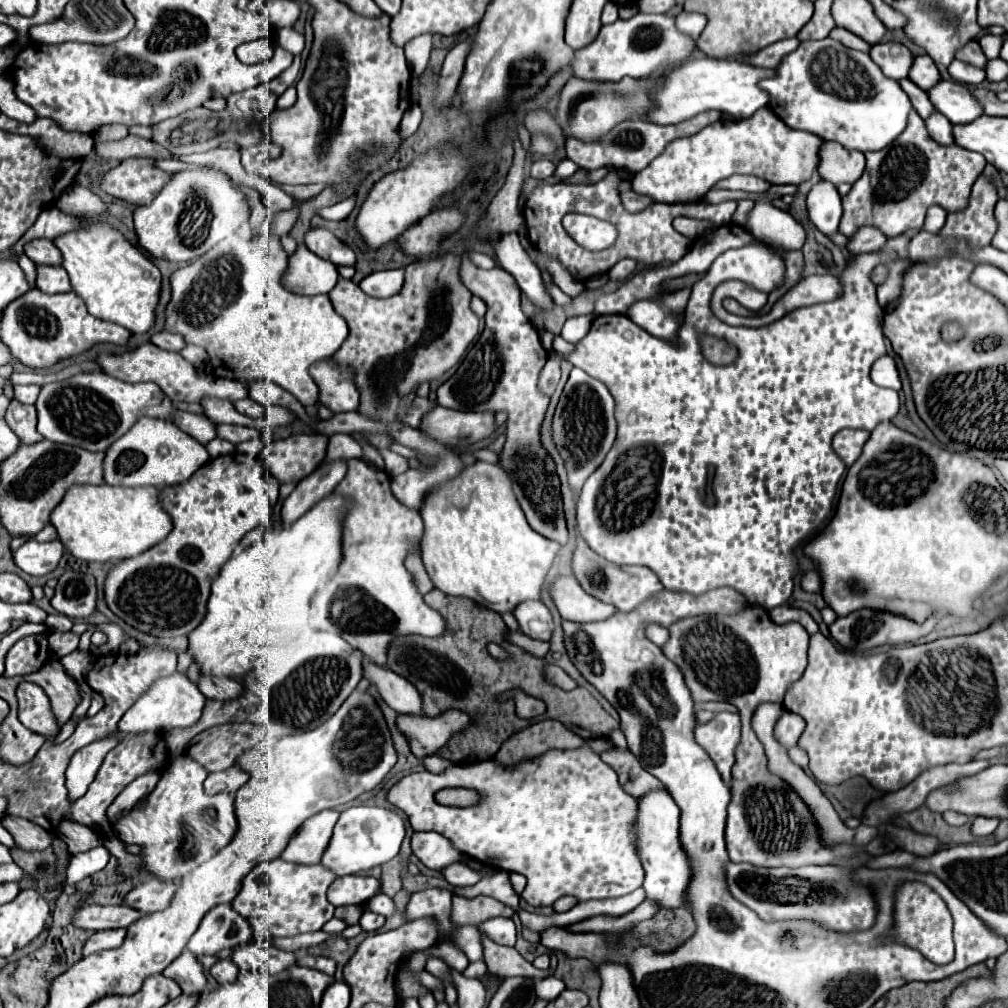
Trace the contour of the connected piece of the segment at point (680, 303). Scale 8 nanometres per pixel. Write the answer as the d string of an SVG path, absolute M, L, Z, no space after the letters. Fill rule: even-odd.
M679 289L669 293L667 297L659 297L659 301L641 299L627 309L627 317L637 323L647 333L675 343L679 331L679 317L685 311L689 301L689 289Z

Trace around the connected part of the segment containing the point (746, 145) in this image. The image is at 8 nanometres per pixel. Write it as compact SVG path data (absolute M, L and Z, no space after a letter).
M763 107L749 119L717 121L691 137L671 141L655 161L635 173L631 183L635 193L659 203L699 201L717 181L735 173L755 175L769 183L799 185L817 171L821 143L821 137L787 127L769 107Z

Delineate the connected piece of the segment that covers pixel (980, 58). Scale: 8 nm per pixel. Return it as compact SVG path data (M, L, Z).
M971 41L965 47L961 47L957 51L957 59L965 61L965 63L971 63L971 65L975 65L979 69L983 69L987 65L987 57L983 55L983 51L981 51L981 47L979 47L977 41Z

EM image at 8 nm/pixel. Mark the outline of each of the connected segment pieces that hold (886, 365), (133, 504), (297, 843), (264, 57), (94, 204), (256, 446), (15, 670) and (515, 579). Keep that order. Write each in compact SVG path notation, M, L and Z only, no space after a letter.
M883 355L883 357L879 357L879 361L875 361L875 365L871 367L871 379L879 387L891 387L895 391L901 389L901 381L899 381L895 359L889 357L889 355Z
M71 485L63 501L53 509L49 523L57 529L65 549L83 561L121 561L157 545L171 531L171 519L159 503L155 487Z
M321 811L309 817L301 829L291 837L287 849L281 853L285 861L295 861L297 865L315 865L319 863L323 851L329 845L333 827L339 819L339 811Z
M269 39L249 41L237 47L237 59L241 63L263 63L273 57L273 43Z
M79 185L67 187L55 201L55 207L67 215L89 215L99 219L103 219L103 215L107 213L105 203L91 189Z
M259 437L249 439L249 441L243 441L243 443L237 445L237 451L239 453L245 453L245 455L259 455L261 449L263 449L263 443L261 443Z
M31 635L19 639L5 655L5 675L27 675L39 671L47 663L49 643L45 635Z
M461 453L459 457L463 461L463 473L459 473L455 481L447 481L447 485L431 489L431 497L427 497L423 509L419 509L425 525L421 545L425 569L435 589L447 595L469 597L481 605L489 605L487 609L497 613L513 611L521 601L539 599L545 575L561 545L531 531L511 489L511 479L499 465L477 461L471 453Z

